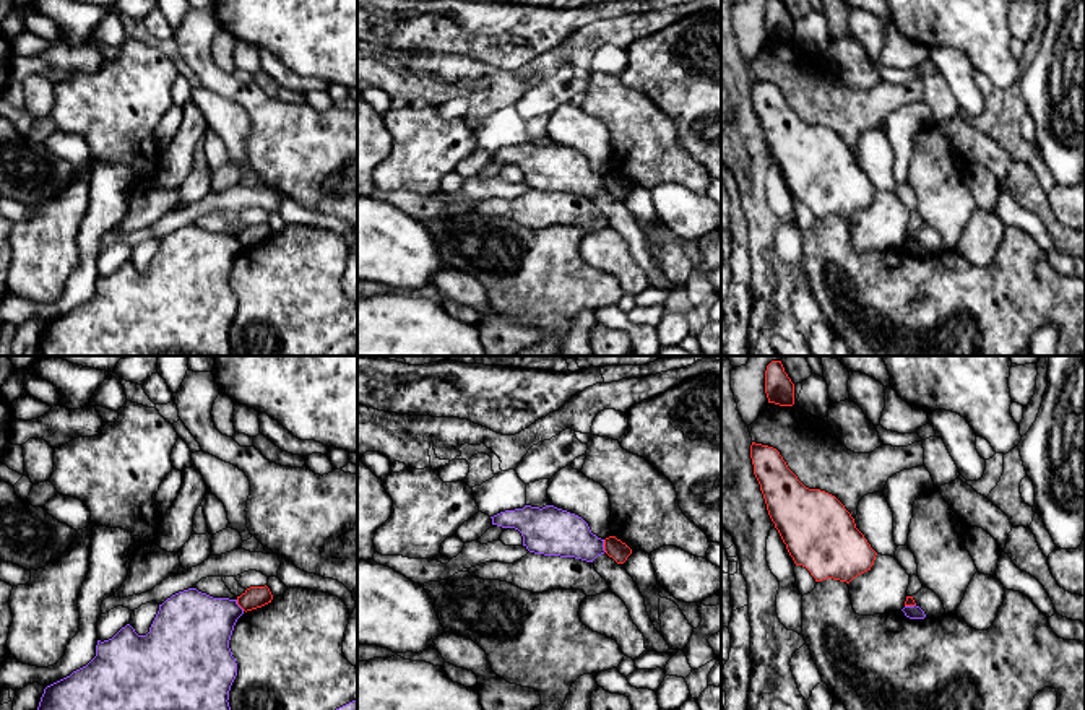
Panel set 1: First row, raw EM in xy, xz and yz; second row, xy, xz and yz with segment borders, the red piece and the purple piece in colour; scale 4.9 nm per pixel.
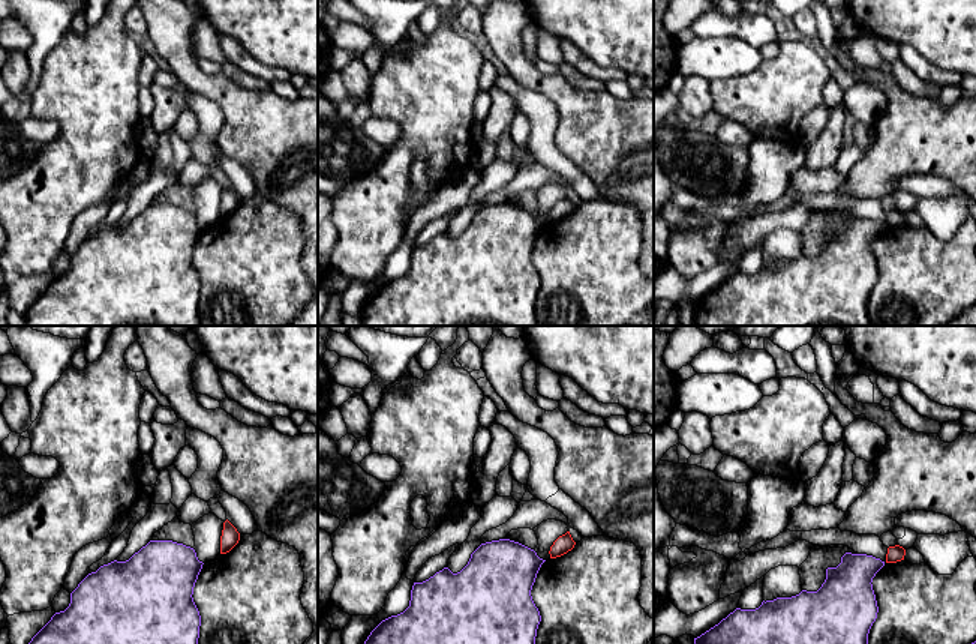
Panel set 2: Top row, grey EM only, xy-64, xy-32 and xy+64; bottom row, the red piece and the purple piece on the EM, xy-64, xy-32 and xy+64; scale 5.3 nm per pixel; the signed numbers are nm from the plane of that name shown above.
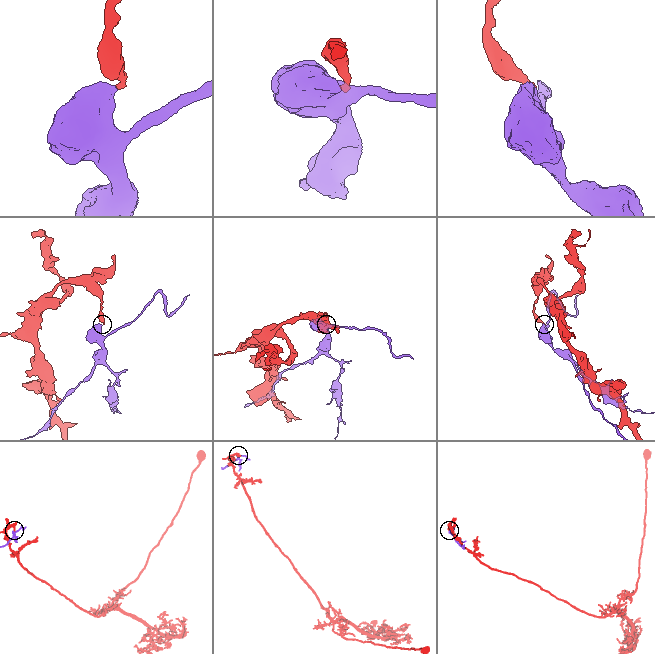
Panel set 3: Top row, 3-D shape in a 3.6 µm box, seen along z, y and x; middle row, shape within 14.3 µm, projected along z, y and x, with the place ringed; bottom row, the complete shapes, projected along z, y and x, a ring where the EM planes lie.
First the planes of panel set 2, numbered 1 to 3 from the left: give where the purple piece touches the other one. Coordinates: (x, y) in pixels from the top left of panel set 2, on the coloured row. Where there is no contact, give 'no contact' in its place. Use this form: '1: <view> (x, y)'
1: no contact
2: no contact
3: no contact

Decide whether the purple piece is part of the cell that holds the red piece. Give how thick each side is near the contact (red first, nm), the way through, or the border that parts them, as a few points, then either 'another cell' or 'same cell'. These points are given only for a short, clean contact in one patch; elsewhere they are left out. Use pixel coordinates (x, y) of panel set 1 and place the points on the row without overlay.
100/220 nm | along xz (603, 176), (606, 187) | another cell

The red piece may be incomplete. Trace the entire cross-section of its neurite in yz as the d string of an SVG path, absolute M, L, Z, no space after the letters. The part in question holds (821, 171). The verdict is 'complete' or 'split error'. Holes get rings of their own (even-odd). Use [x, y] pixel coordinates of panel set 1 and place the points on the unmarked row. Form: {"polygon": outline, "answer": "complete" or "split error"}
{"polygon": "M752 78L750 94L768 151L796 201L806 203L815 218L833 214L849 219L871 206L877 188L835 132L806 123L773 83Z", "answer": "complete"}

